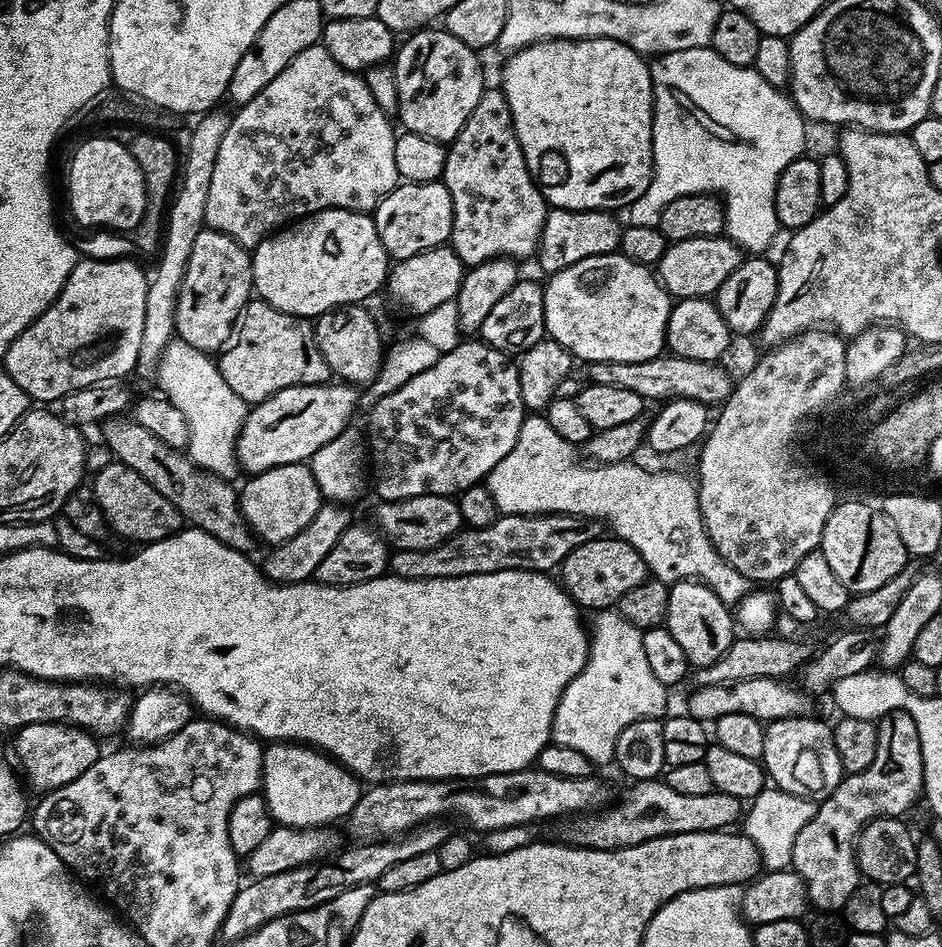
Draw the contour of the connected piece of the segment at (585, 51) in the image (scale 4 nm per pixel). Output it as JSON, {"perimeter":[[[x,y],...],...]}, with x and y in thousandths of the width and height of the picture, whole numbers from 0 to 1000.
{"perimeter":[[[626,40],[625,42],[572,42],[557,51],[542,56],[535,68],[533,92],[537,108],[541,108],[541,120],[546,120],[546,137],[558,167],[558,175],[566,190],[573,199],[579,212],[586,220],[605,222],[658,222],[666,221],[690,196],[692,187],[692,74],[689,64],[674,55],[668,46],[661,46],[648,40]]]}

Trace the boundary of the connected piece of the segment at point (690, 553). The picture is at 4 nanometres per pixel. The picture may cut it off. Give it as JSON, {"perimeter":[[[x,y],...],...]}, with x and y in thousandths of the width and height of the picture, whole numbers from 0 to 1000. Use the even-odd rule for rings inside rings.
{"perimeter":[[[571,435],[557,438],[541,478],[524,492],[524,496],[518,498],[514,507],[531,544],[598,544],[634,549],[643,555],[645,553],[651,560],[649,563],[655,569],[673,577],[686,593],[689,605],[704,617],[712,619],[720,614],[738,611],[758,623],[763,634],[774,640],[783,638],[788,630],[794,628],[798,615],[764,587],[751,564],[744,545],[740,510],[735,505],[732,507],[718,496],[701,499],[684,496],[673,486],[661,486],[660,489],[618,490],[611,477],[613,472],[597,463],[584,450],[579,438]]]}

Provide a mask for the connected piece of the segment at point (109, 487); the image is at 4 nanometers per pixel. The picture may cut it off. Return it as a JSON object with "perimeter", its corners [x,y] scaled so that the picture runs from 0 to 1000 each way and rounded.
{"perimeter":[[[119,486],[111,489],[105,498],[99,502],[101,530],[105,533],[113,548],[114,556],[132,568],[142,570],[145,574],[170,571],[189,561],[195,553],[194,545],[178,526],[173,525],[149,501],[142,498],[132,489]]]}

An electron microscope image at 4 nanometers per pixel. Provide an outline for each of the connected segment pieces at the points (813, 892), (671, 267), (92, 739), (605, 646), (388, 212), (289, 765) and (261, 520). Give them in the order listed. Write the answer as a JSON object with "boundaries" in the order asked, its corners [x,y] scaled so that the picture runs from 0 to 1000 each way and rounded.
{"boundaries":[[[[949,750],[945,754],[934,757],[932,761],[934,774],[932,775],[932,792],[928,795],[928,805],[924,809],[919,809],[919,813],[914,815],[899,816],[893,823],[892,828],[885,835],[878,837],[869,846],[864,864],[860,864],[860,868],[856,868],[856,872],[851,872],[851,878],[848,879],[847,885],[843,885],[843,898],[841,899],[841,911],[839,913],[842,921],[845,921],[856,931],[856,940],[858,941],[858,949],[863,960],[870,963],[882,963],[884,965],[891,964],[896,958],[898,948],[902,948],[902,944],[907,944],[907,940],[915,932],[913,917],[909,912],[909,885],[913,879],[926,866],[930,866],[933,862],[953,862],[959,863],[960,857],[964,857],[972,849],[972,844],[978,844],[981,835],[981,806],[979,805],[979,784],[975,779],[975,767],[970,762],[970,758],[966,758],[964,752],[958,750]]],[[[772,248],[728,251],[710,257],[701,276],[694,280],[694,286],[709,312],[718,317],[746,313],[756,315],[766,298],[771,298],[771,294],[775,294],[775,289],[783,285],[787,273],[788,263],[778,253],[774,253]]],[[[36,762],[20,770],[16,777],[17,798],[21,801],[20,814],[23,816],[24,827],[31,833],[34,831],[38,838],[56,836],[79,826],[79,822],[91,817],[91,813],[96,813],[96,809],[100,809],[100,805],[104,805],[108,797],[108,790],[102,787],[105,786],[103,778],[79,765]]],[[[654,644],[632,647],[633,660],[626,663],[624,698],[601,724],[586,759],[586,781],[622,796],[630,808],[651,806],[656,775],[682,758],[701,758],[710,751],[710,728],[686,703],[682,686],[684,667]]],[[[467,190],[451,194],[426,192],[397,222],[401,251],[417,276],[439,272],[439,268],[475,259],[480,251],[481,230],[478,201]]],[[[289,784],[280,790],[280,823],[278,839],[285,849],[285,859],[294,871],[304,874],[342,874],[356,871],[356,866],[373,863],[384,839],[383,825],[365,808],[352,801],[347,794],[313,784]]],[[[326,489],[300,490],[281,498],[273,498],[264,507],[268,508],[253,520],[255,537],[264,558],[275,569],[277,566],[285,577],[312,568],[338,543],[342,523]]]]}

